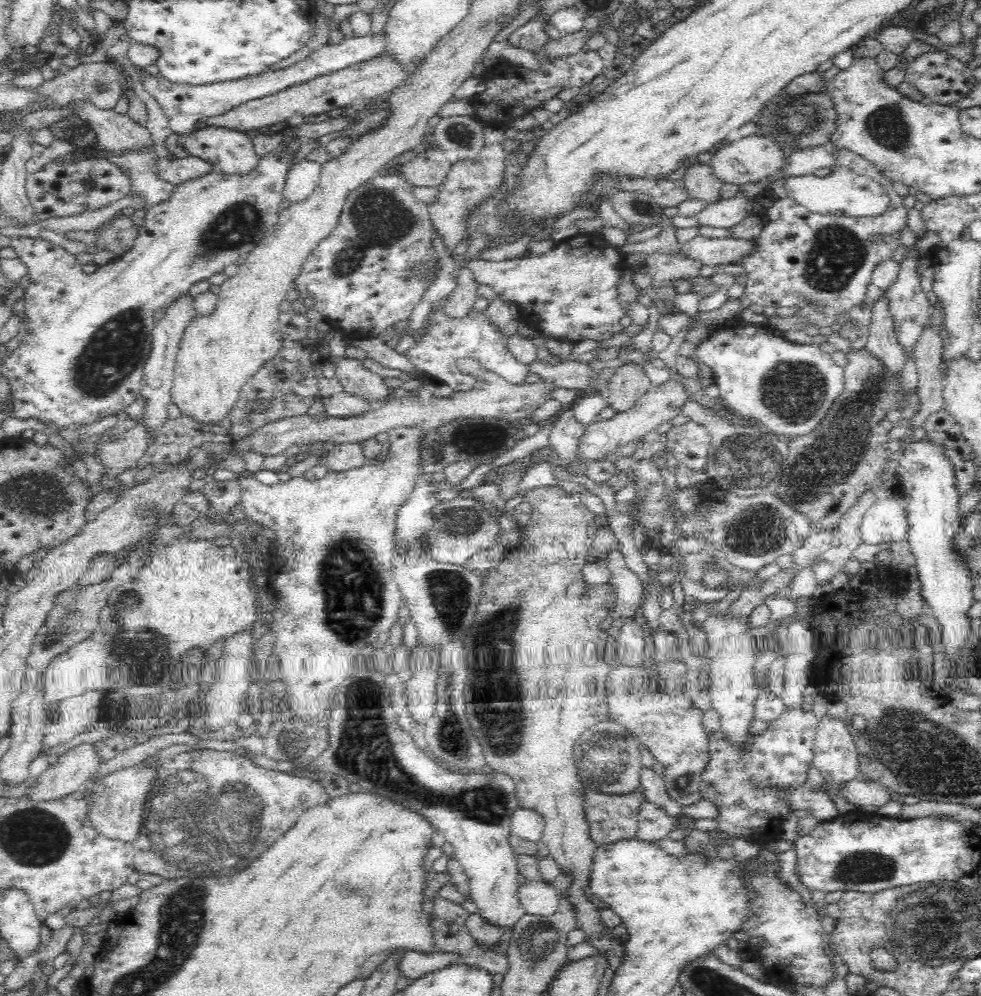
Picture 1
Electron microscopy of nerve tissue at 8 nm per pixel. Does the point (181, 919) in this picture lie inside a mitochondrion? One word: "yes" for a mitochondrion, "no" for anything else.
yes

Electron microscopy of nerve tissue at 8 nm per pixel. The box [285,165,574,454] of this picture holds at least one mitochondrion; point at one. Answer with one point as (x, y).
(380, 219)

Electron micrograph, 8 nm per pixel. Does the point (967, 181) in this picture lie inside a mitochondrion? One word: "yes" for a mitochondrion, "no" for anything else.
no

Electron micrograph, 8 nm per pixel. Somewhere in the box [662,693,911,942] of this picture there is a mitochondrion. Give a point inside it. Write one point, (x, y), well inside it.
(865, 867)

